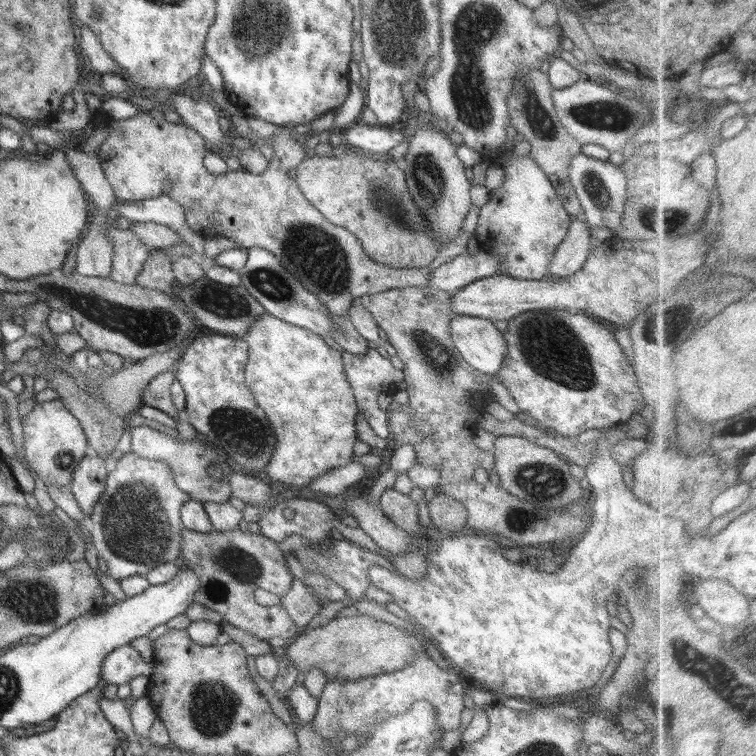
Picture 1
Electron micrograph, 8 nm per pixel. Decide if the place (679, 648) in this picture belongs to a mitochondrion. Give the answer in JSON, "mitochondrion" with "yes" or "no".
{"mitochondrion":"yes"}

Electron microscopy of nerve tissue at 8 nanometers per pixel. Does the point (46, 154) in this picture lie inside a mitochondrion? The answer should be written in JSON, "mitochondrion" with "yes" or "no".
{"mitochondrion":"no"}

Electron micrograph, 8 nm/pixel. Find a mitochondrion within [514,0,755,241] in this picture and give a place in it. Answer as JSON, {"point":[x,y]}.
{"point":[602,114]}

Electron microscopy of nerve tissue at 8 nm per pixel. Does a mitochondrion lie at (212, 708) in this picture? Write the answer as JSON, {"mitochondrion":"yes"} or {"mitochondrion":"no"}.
{"mitochondrion":"yes"}

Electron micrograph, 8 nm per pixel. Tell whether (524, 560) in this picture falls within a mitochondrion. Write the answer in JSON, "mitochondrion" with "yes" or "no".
{"mitochondrion":"no"}

